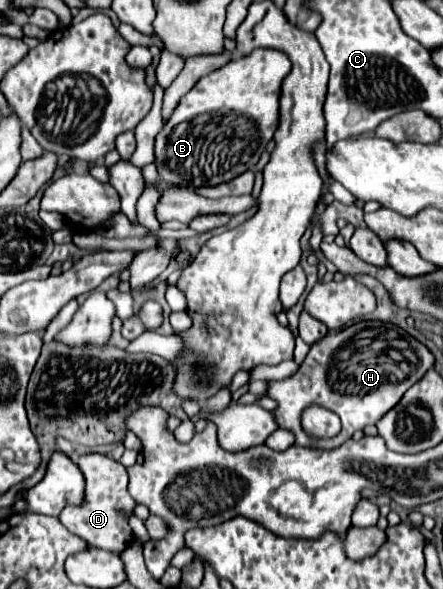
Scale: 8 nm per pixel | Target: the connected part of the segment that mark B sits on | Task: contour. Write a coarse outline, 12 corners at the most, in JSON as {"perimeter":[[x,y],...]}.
{"perimeter":[[285,53],[197,81],[155,137],[159,179],[253,169],[277,129]]}

